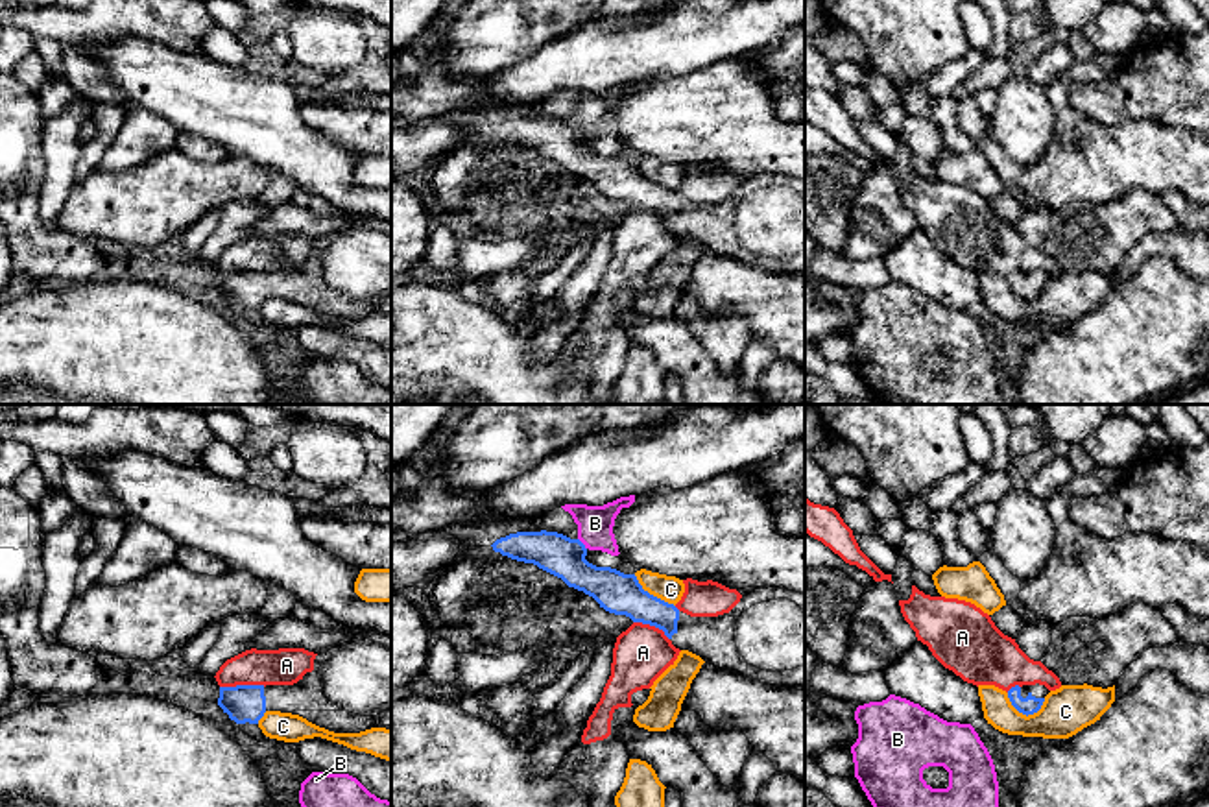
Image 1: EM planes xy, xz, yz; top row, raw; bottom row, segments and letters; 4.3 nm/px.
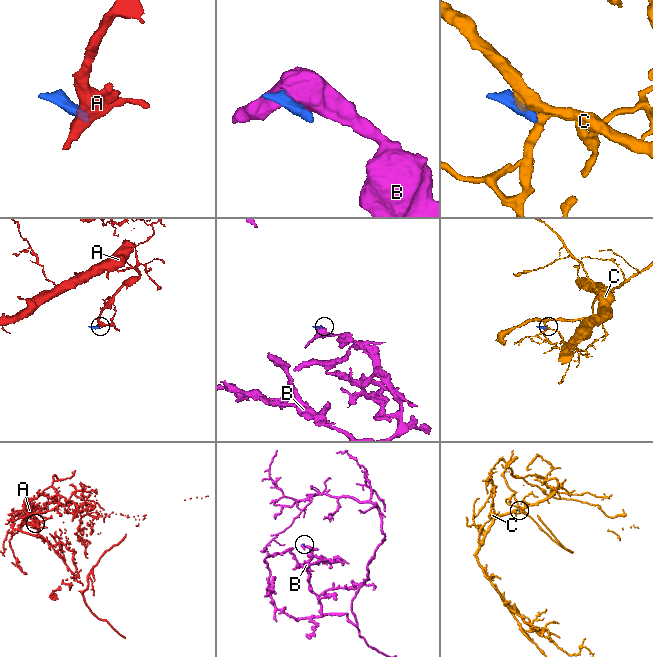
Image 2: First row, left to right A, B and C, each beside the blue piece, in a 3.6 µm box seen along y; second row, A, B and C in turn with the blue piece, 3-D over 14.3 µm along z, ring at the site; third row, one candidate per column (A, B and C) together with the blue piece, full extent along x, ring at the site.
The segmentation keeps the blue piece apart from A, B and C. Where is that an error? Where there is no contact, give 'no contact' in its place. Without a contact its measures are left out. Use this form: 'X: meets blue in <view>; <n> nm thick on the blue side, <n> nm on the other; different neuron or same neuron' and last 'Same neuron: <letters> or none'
A: meets blue in xy; 160 nm thick on the blue side, 160 nm on the other; different neuron
B: meets blue in xz; 180 nm thick on the blue side, 160 nm on the other; different neuron
C: meets blue in yz; 80 nm thick on the blue side, 200 nm on the other; different neuron
Same neuron: none

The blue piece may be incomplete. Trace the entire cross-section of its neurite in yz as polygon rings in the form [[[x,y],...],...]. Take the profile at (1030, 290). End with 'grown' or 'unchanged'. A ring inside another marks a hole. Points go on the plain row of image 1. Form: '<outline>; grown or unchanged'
[[[1039,270],[1023,271],[1023,273],[1015,271],[1008,277],[1008,284],[1019,299],[1028,303],[1028,301],[1034,301],[1041,295],[1045,283],[1048,279],[1050,277]]]; grown

